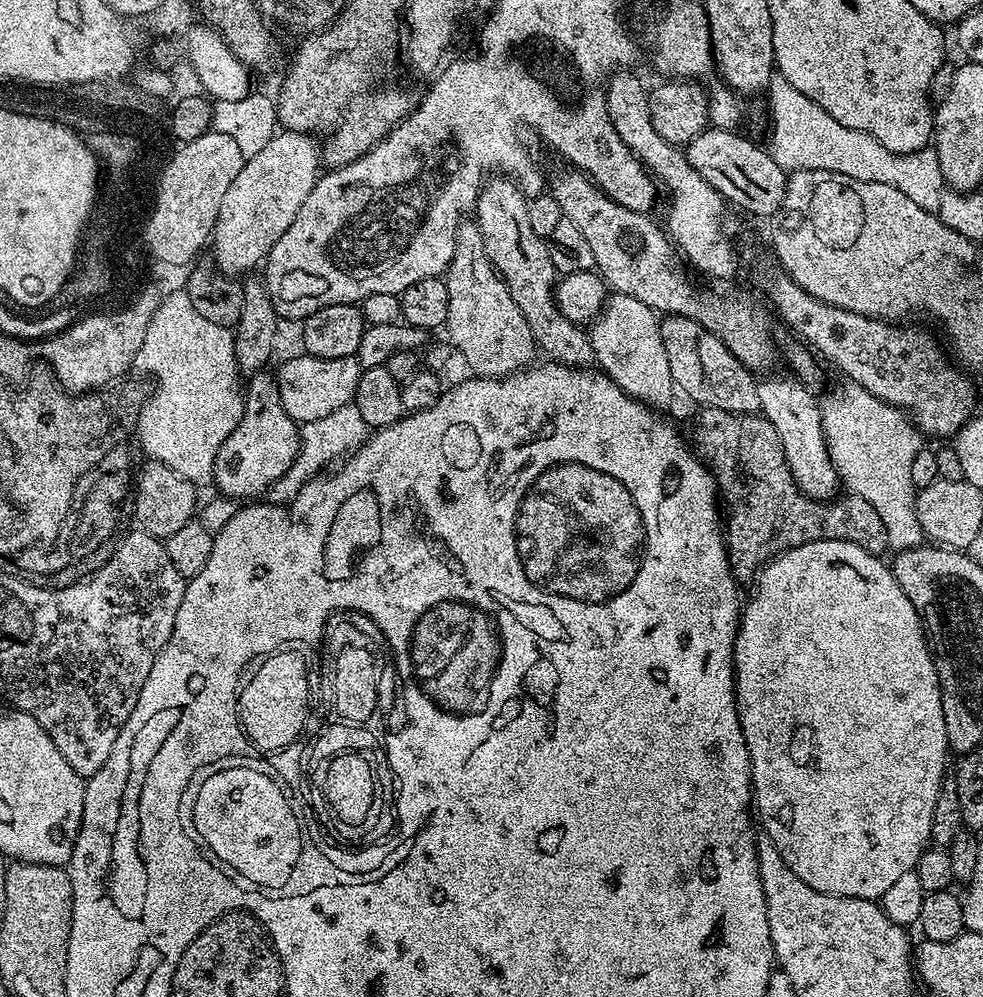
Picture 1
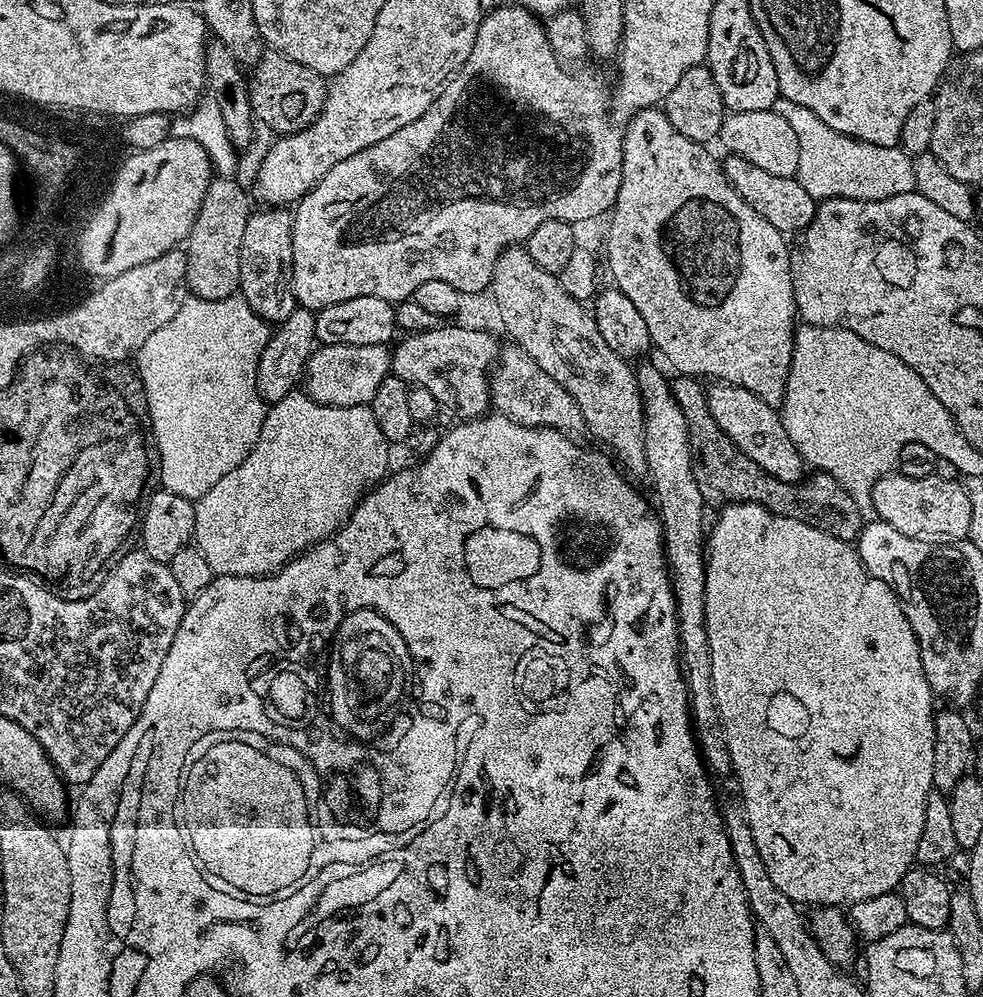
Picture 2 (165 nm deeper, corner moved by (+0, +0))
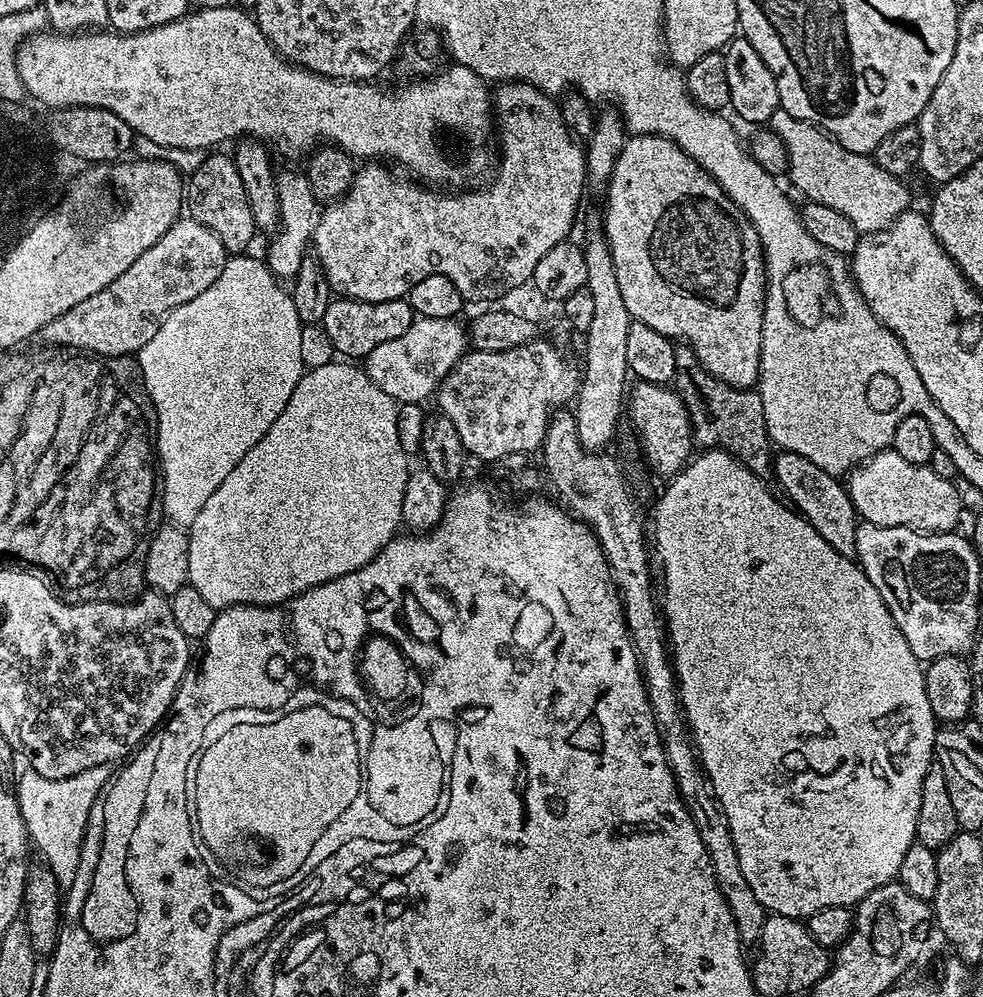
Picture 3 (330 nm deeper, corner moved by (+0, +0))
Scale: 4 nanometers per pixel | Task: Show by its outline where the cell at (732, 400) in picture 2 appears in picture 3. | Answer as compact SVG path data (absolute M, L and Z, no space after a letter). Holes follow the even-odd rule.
M783 450L775 453L770 464L770 472L771 475L776 475L781 488L779 491L785 492L783 495L789 505L799 512L810 526L814 526L814 530L818 530L818 534L822 534L822 538L826 538L826 542L830 542L830 546L838 550L838 554L849 558L855 557L858 517L856 507L848 497L847 487L837 477L826 474L822 466L814 466L810 458L802 458L800 454Z

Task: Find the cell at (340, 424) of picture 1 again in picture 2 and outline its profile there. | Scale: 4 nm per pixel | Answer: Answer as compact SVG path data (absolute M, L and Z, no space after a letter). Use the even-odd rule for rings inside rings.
M307 392L286 394L264 413L262 434L246 458L196 505L195 547L202 550L216 576L270 576L301 552L335 536L365 492L389 475L388 441L374 419L371 407L319 404Z

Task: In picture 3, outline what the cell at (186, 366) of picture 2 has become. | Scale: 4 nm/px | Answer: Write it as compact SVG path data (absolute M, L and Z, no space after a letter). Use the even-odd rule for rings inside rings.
M229 255L224 272L218 274L218 282L214 282L214 286L210 286L210 290L202 290L202 294L198 294L198 298L190 298L190 302L178 306L178 310L174 310L171 316L166 317L162 329L163 335L158 340L160 349L157 352L149 351L147 353L149 356L148 368L146 364L146 383L149 397L156 409L156 446L158 468L162 473L164 515L171 523L181 526L190 526L194 522L194 518L198 518L202 506L206 506L206 501L210 499L210 494L214 494L214 490L218 490L218 486L222 486L222 481L230 475L230 470L234 470L234 466L238 466L238 462L242 462L242 458L246 458L248 451L254 446L258 446L262 434L266 434L266 430L270 430L270 426L274 426L274 418L278 418L278 414L282 414L282 410L286 410L286 402L290 402L290 394L294 394L294 386L298 386L298 382L306 371L306 363L304 364L306 328L300 323L298 310L294 306L289 289L273 276L267 263L261 257L259 260L258 257L252 255Z

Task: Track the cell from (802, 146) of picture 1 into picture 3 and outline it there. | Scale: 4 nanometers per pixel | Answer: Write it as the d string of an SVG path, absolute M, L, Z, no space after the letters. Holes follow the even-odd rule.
M782 107L772 115L770 128L788 153L786 176L805 196L804 200L838 210L854 224L860 234L882 232L903 212L909 211L911 204L908 203L912 196L904 185L905 181L887 173L871 155L863 156L846 150L827 132L807 120L795 120Z

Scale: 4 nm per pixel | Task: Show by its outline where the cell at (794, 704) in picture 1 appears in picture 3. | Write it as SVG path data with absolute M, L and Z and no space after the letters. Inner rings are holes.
M710 448L693 455L688 463L667 481L664 493L656 500L656 506L652 510L652 528L650 524L650 544L654 549L654 556L664 563L664 606L662 602L662 623L666 629L666 644L670 649L670 659L676 675L676 690L680 694L680 706L686 721L686 728L694 741L694 747L698 753L699 765L707 776L712 795L723 812L724 820L729 826L730 834L734 838L734 850L738 850L738 866L742 866L742 874L749 884L750 890L754 890L754 898L762 902L765 913L773 916L789 916L795 920L804 920L814 915L818 910L827 908L848 908L859 904L866 894L878 890L878 886L891 884L899 877L902 858L906 858L906 850L916 843L916 827L918 826L918 806L922 806L922 778L926 778L926 770L934 762L936 750L936 733L938 721L934 710L930 710L930 702L924 698L924 668L918 666L914 650L902 638L902 630L894 622L886 602L882 602L882 594L866 578L866 574L860 569L855 559L838 554L814 526L810 526L807 520L799 512L793 510L783 499L776 500L777 493L767 488L761 477L755 476L740 460L725 452L722 448Z

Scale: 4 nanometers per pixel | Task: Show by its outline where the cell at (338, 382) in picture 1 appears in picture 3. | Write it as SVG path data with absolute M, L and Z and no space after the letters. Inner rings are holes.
M425 316L413 319L406 334L390 342L382 342L382 346L370 350L362 367L374 386L386 390L386 394L390 394L397 405L423 405L424 400L431 401L435 397L441 382L448 377L450 370L454 370L465 352L469 351L468 333L465 325L460 323L459 319L443 320Z

